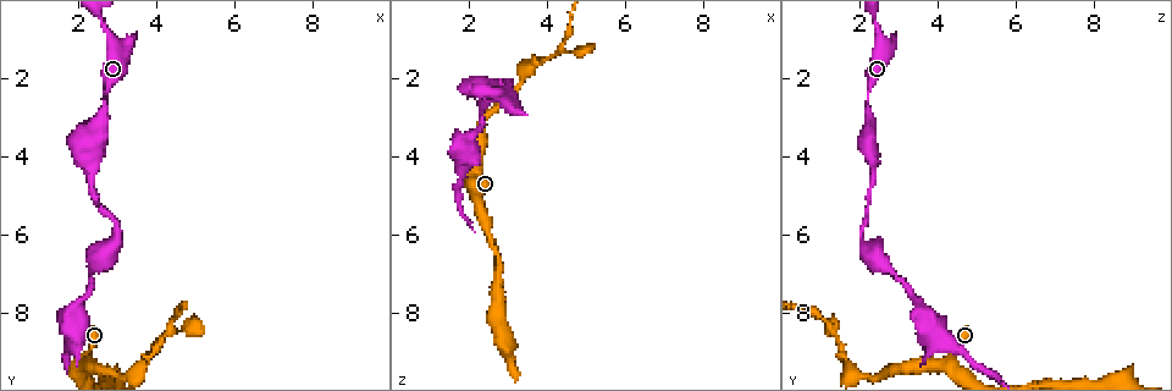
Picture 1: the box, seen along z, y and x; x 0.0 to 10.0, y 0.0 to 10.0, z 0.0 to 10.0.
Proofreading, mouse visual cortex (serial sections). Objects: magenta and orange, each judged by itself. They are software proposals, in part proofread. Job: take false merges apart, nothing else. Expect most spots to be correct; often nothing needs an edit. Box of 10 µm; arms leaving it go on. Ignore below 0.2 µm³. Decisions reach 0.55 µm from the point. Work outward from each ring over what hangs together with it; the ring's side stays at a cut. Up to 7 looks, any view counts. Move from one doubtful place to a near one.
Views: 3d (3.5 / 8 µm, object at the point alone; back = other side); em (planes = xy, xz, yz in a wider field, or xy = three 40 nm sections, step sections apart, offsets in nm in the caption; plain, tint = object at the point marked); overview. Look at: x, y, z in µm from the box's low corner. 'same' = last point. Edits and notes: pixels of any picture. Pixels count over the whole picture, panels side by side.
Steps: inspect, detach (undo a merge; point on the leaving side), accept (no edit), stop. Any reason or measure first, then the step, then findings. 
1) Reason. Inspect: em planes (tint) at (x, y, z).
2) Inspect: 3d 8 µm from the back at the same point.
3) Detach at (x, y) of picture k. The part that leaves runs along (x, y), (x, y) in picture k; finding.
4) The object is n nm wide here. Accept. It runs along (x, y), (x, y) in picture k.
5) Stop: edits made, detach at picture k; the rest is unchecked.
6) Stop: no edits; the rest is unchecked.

Calibre changes. Inspect: 3d 3.5 µm from the back at (2.65, 3.05, 2.25).

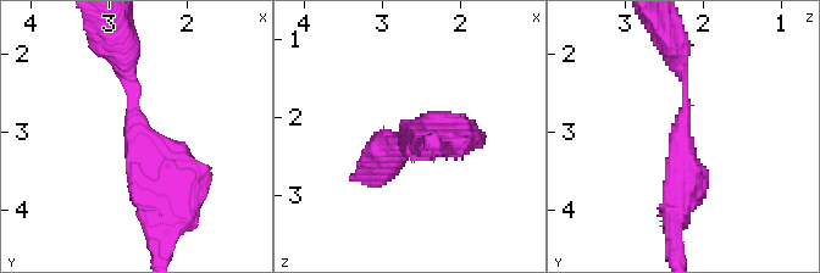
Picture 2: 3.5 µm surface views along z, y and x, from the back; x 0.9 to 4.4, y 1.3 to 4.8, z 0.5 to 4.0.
Inspect: em planes (tint) at (2.60, 3.05, 2.35).

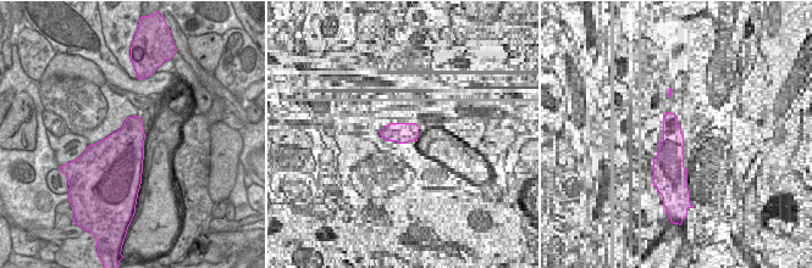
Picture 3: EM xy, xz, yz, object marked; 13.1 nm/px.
The arms are 150, 450 nm wide. Accept. It runs along (123, 57), (161, 211) in picture 2; all the same cell.

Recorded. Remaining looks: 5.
Sharp bend. Inspect: 3d 3.5 µm at (3.15, 6.10, 2.05).

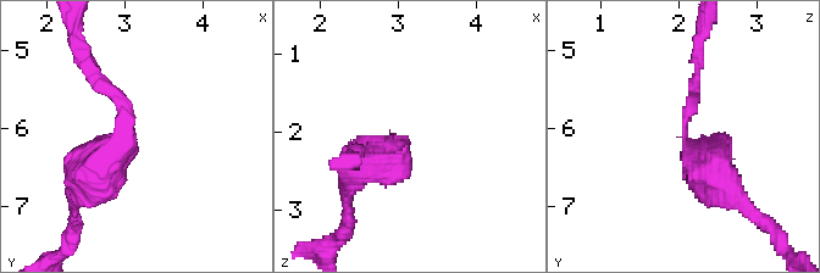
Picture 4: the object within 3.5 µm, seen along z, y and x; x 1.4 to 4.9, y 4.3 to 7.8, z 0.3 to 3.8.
Shape alone is not enough. Inspect: em xy step 1 (tint) at (3.10, 6.05, 2.10).

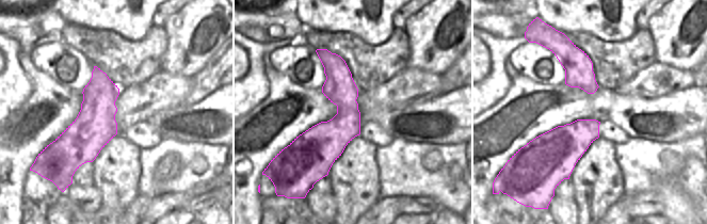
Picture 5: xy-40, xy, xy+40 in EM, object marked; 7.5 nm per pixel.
Accept. It runs along (699, 66), (687, 138), (724, 187) in picture 4; all the same cell.

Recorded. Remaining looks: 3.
Thick turns thin. Inspect: 3d 8 µm at (2.00, 7.85, 3.60).

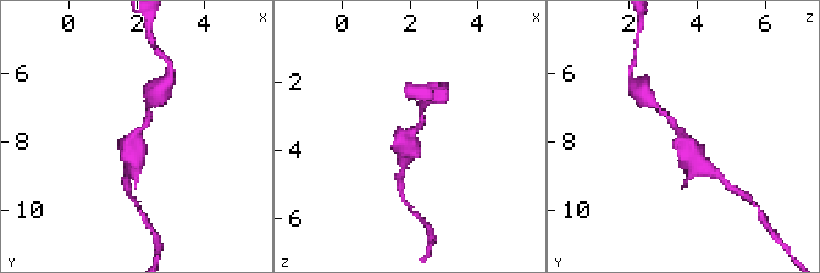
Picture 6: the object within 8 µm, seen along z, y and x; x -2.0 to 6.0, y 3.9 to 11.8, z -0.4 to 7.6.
The arms are 200, 600 nm wide; shape alone is not enough. Inspect: em xy step 3 (tint) at the same point.

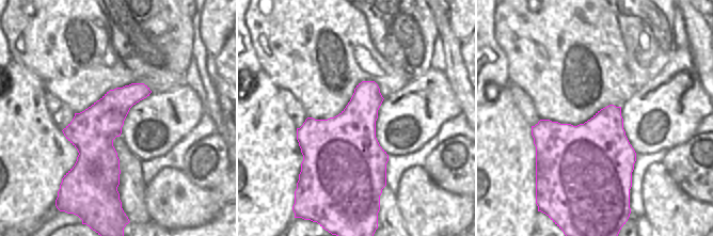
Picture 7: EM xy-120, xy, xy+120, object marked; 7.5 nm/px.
The object is 500 nm wide here. Accept. It runs along (661, 111), (703, 163) in picture 6; continuous, no second cell.

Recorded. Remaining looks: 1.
Stop: no edits; the rest is unchecked.

